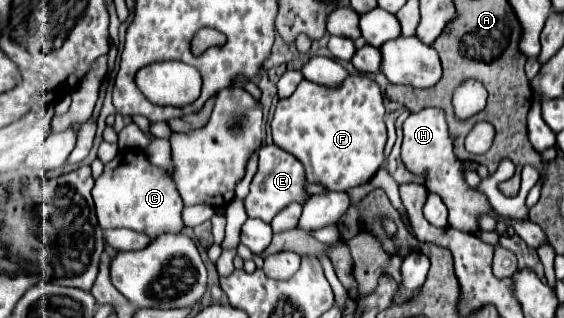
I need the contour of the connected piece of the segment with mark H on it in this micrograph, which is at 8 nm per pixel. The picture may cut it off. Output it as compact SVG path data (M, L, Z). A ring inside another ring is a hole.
M425 108L421 112L415 112L415 114L407 116L407 120L403 122L401 158L403 158L403 164L407 166L409 172L413 172L417 176L421 176L421 174L425 176L425 188L429 192L435 192L443 198L443 202L449 210L449 226L451 228L469 232L469 234L477 234L479 232L479 218L487 214L487 216L495 218L497 222L505 222L507 226L515 228L517 236L523 238L523 242L527 242L533 248L537 248L541 242L547 240L543 230L537 224L533 224L531 220L503 220L503 216L493 212L491 204L487 204L487 196L483 196L483 192L471 188L465 182L461 160L453 152L453 138L451 138L451 132L449 132L443 110ZM423 160L427 160L427 162L423 162Z

